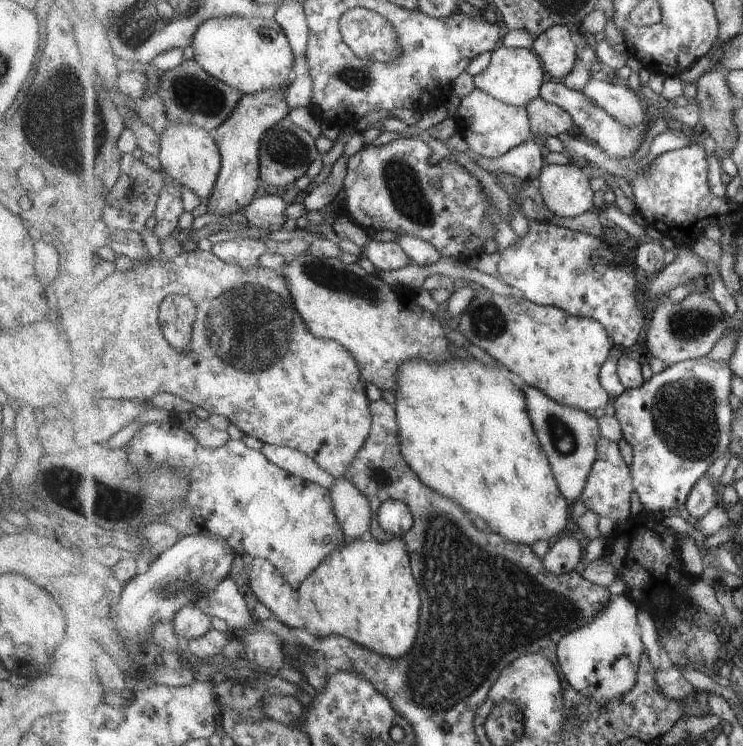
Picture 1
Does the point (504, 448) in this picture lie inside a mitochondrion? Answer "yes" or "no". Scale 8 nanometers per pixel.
no

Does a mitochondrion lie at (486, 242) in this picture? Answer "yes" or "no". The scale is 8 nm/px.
no

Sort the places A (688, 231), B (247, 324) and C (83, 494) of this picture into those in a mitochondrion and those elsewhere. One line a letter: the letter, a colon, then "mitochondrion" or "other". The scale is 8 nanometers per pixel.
A: other
B: mitochondrion
C: mitochondrion

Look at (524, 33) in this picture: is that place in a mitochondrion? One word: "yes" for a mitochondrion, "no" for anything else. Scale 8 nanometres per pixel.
no

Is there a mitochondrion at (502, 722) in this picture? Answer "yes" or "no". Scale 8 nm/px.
yes

